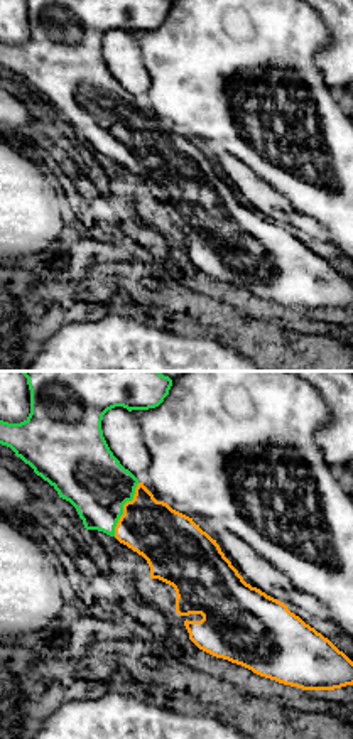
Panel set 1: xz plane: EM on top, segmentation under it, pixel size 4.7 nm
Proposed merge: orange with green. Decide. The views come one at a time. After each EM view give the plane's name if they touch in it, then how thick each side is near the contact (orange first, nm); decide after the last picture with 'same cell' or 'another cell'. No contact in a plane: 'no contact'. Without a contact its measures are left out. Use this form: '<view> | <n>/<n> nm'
xz | 280/320 nm

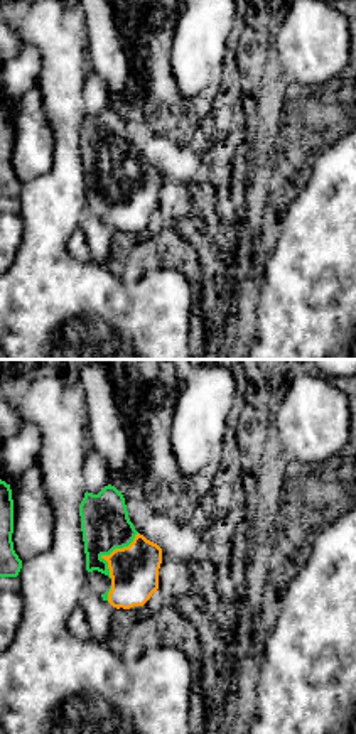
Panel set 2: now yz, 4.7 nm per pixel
yz | 240/240 nm

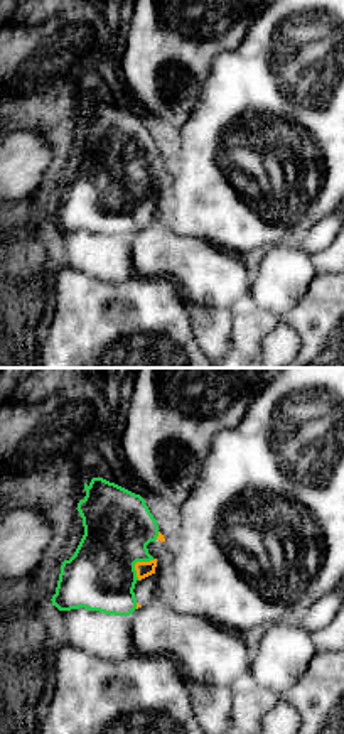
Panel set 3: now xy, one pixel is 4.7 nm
xy | 80/320 nm

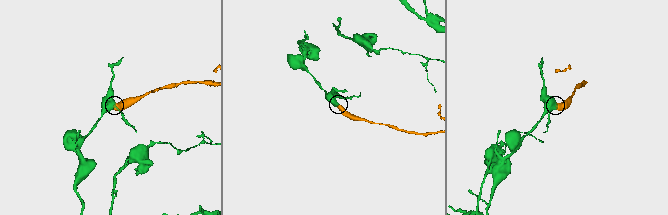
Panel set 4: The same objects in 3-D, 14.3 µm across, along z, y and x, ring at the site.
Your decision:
same cell

